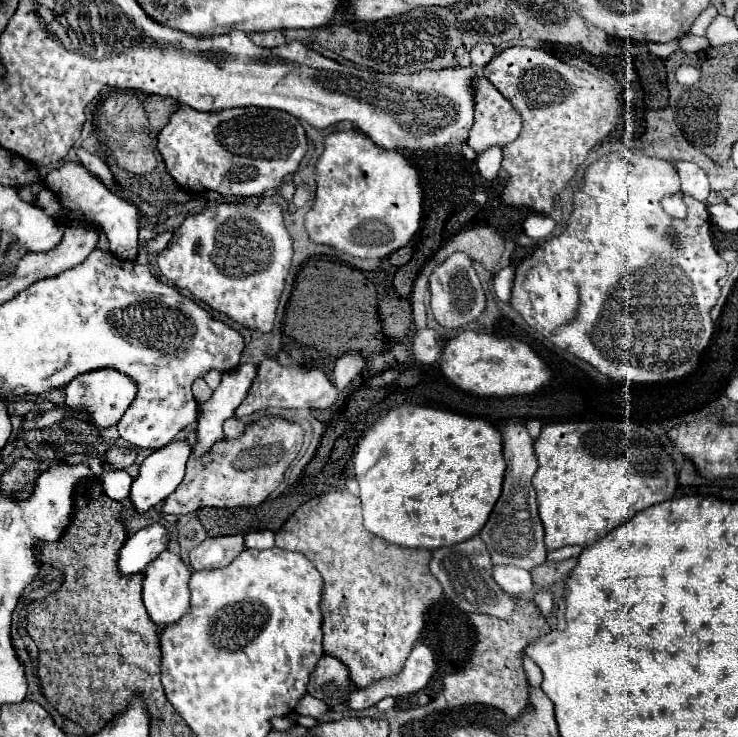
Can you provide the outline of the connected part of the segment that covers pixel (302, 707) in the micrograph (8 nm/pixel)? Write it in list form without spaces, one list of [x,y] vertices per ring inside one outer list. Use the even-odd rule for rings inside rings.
[[[309,694],[305,695],[297,704],[295,712],[303,716],[318,719],[328,710],[325,703]]]

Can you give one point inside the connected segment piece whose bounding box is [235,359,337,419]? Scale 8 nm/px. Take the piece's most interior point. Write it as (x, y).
(275, 386)

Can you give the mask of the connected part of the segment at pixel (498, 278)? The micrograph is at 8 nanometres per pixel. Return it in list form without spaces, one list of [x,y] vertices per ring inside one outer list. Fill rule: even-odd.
[[[505,267],[505,269],[501,269],[495,275],[495,279],[493,279],[493,291],[497,293],[497,299],[501,299],[501,301],[509,301],[511,299],[513,277],[515,277],[515,267]]]

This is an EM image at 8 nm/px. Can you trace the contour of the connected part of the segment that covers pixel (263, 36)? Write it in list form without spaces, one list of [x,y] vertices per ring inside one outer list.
[[[267,31],[267,33],[251,33],[249,35],[251,41],[259,47],[267,47],[267,49],[273,49],[273,47],[279,47],[285,43],[285,37],[281,31]]]

